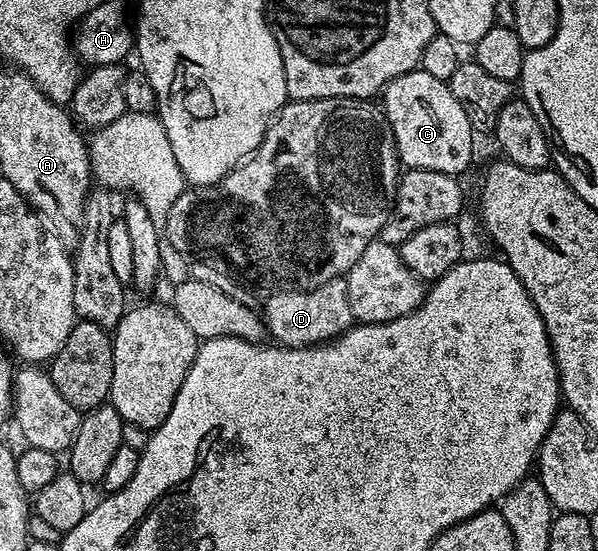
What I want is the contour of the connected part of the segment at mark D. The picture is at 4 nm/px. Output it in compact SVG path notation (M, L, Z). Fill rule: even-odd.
M344 278L323 283L323 287L304 291L273 293L265 301L263 320L268 336L285 347L308 347L334 341L354 324Z

